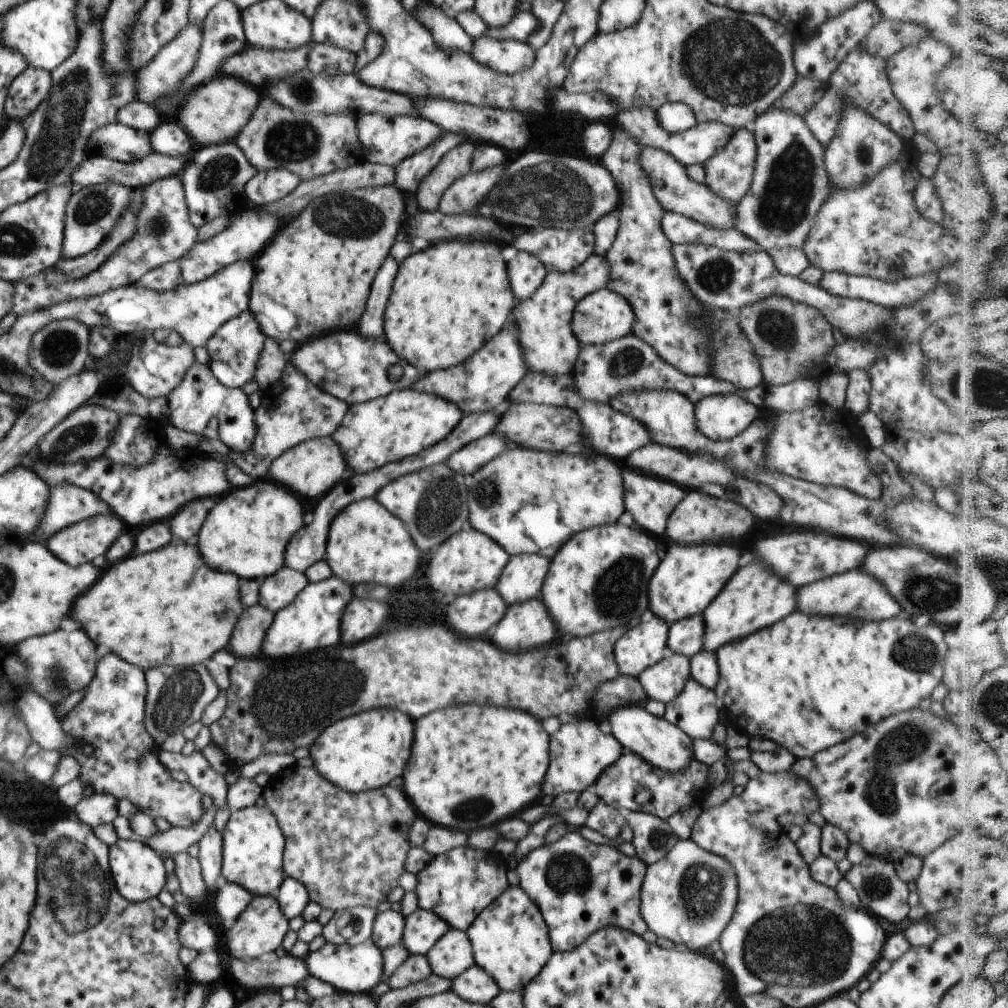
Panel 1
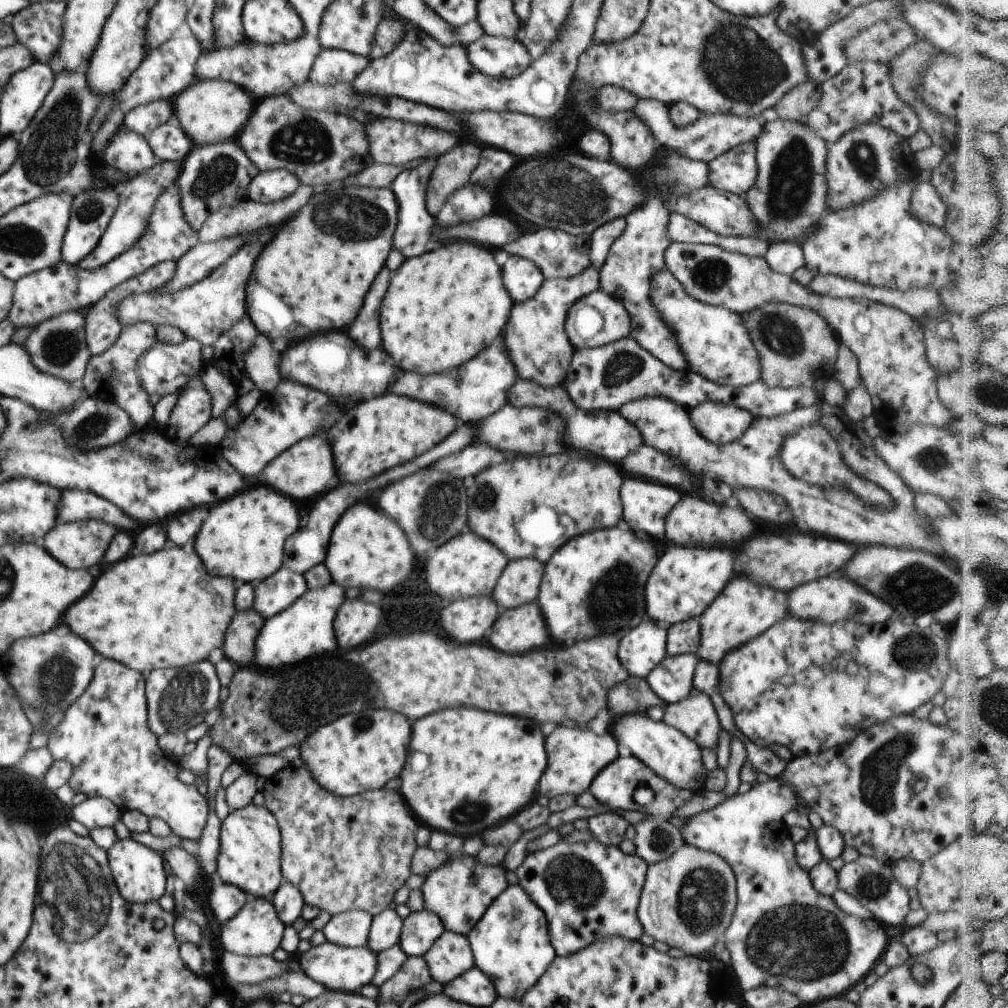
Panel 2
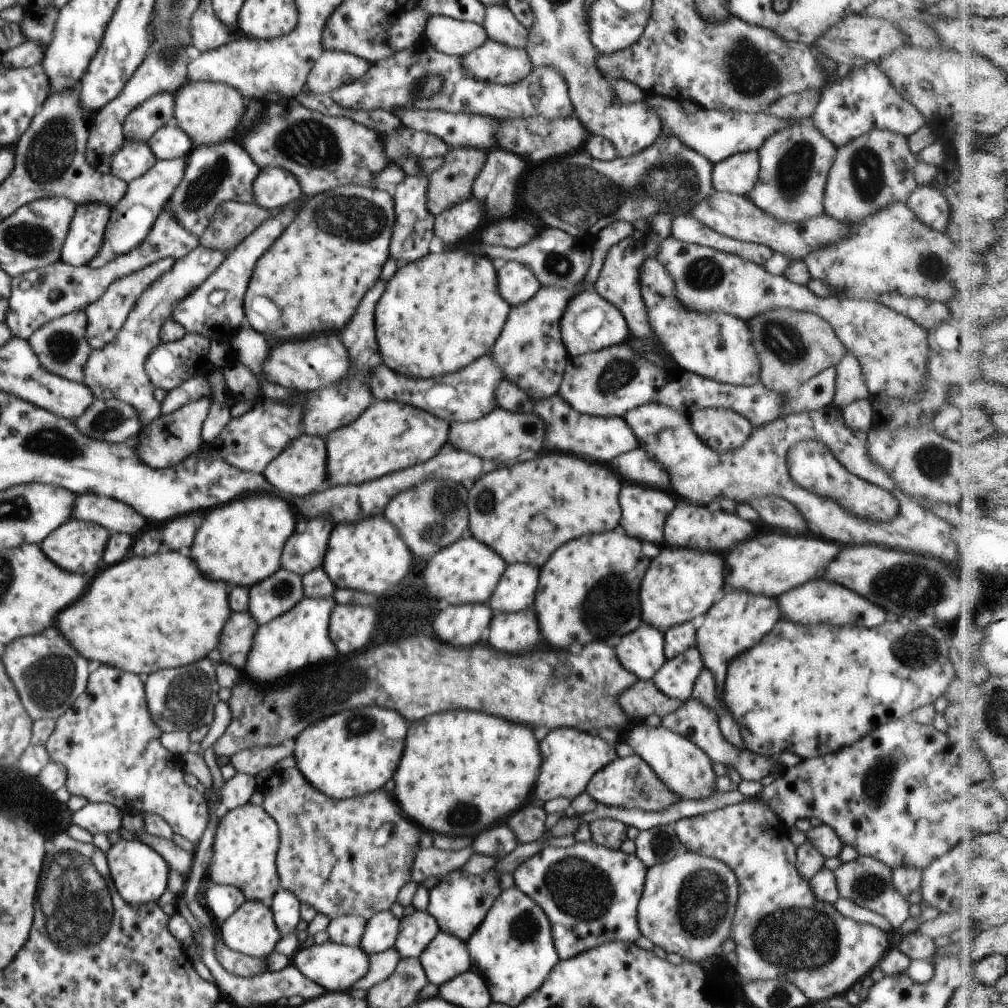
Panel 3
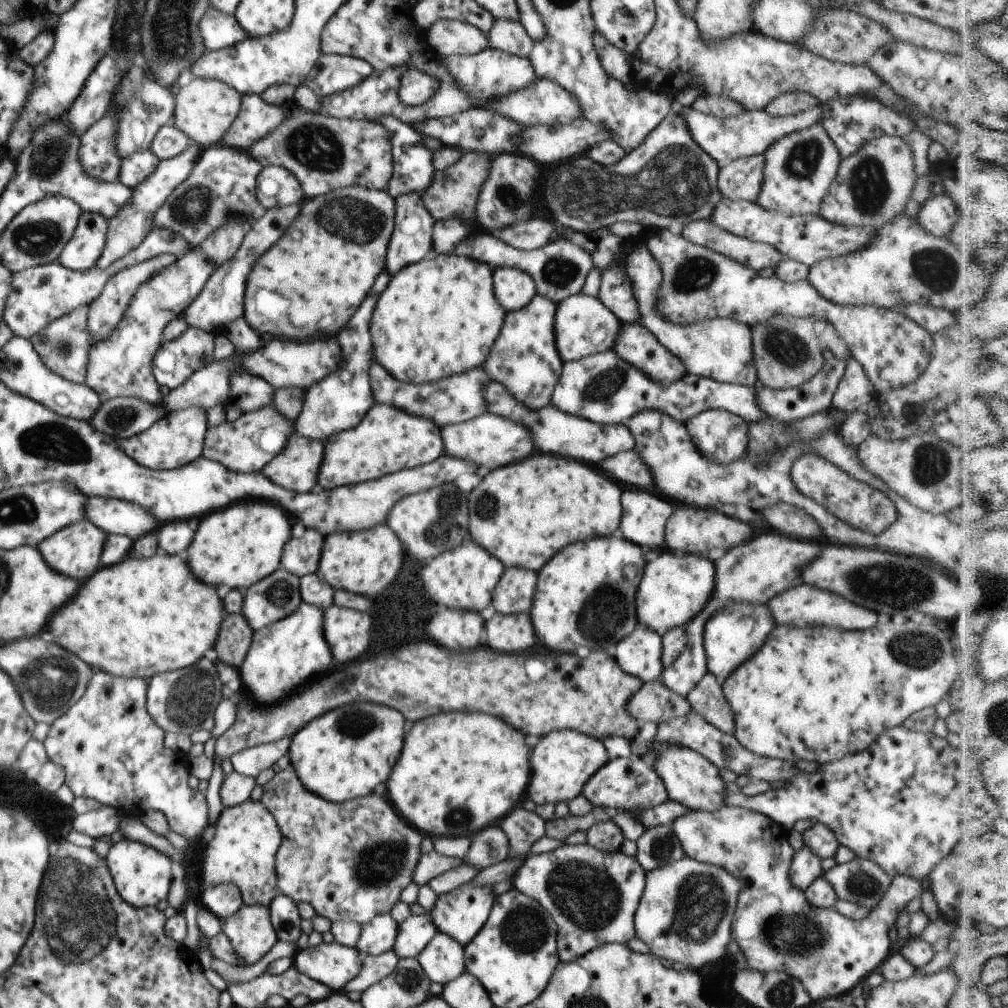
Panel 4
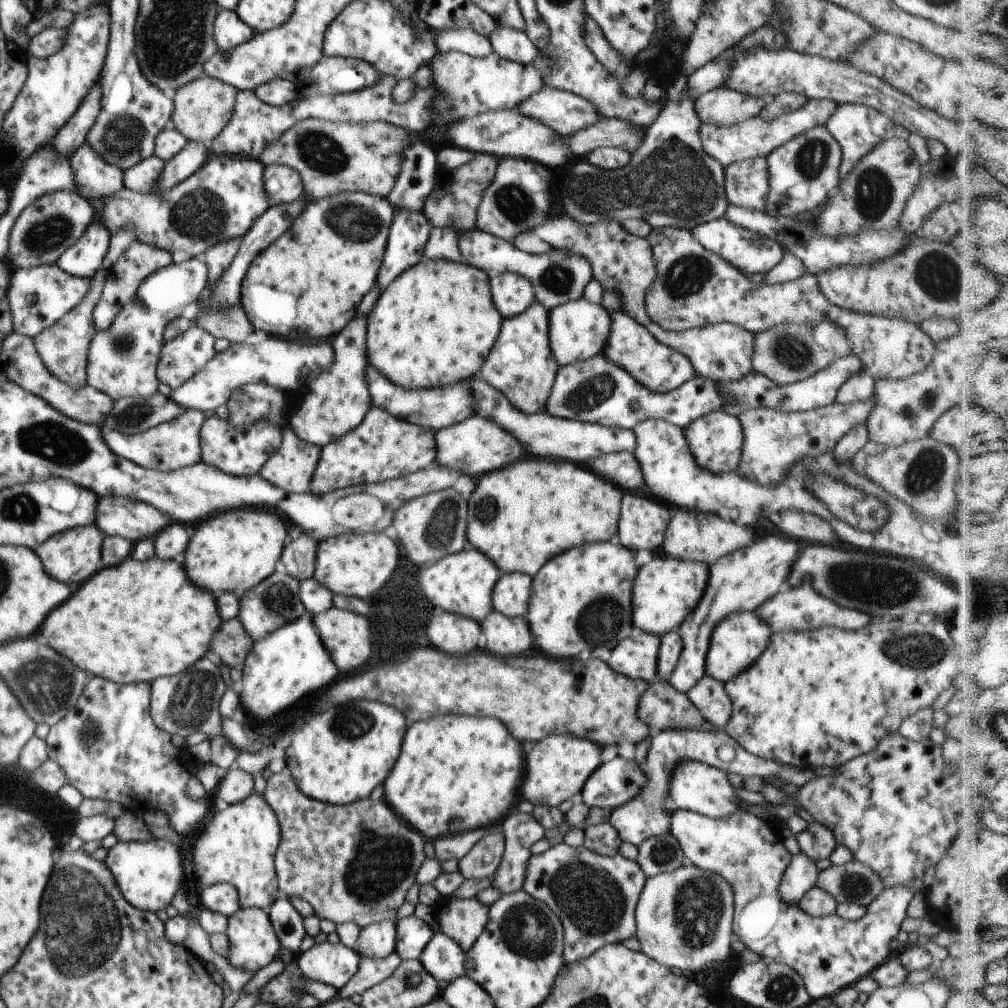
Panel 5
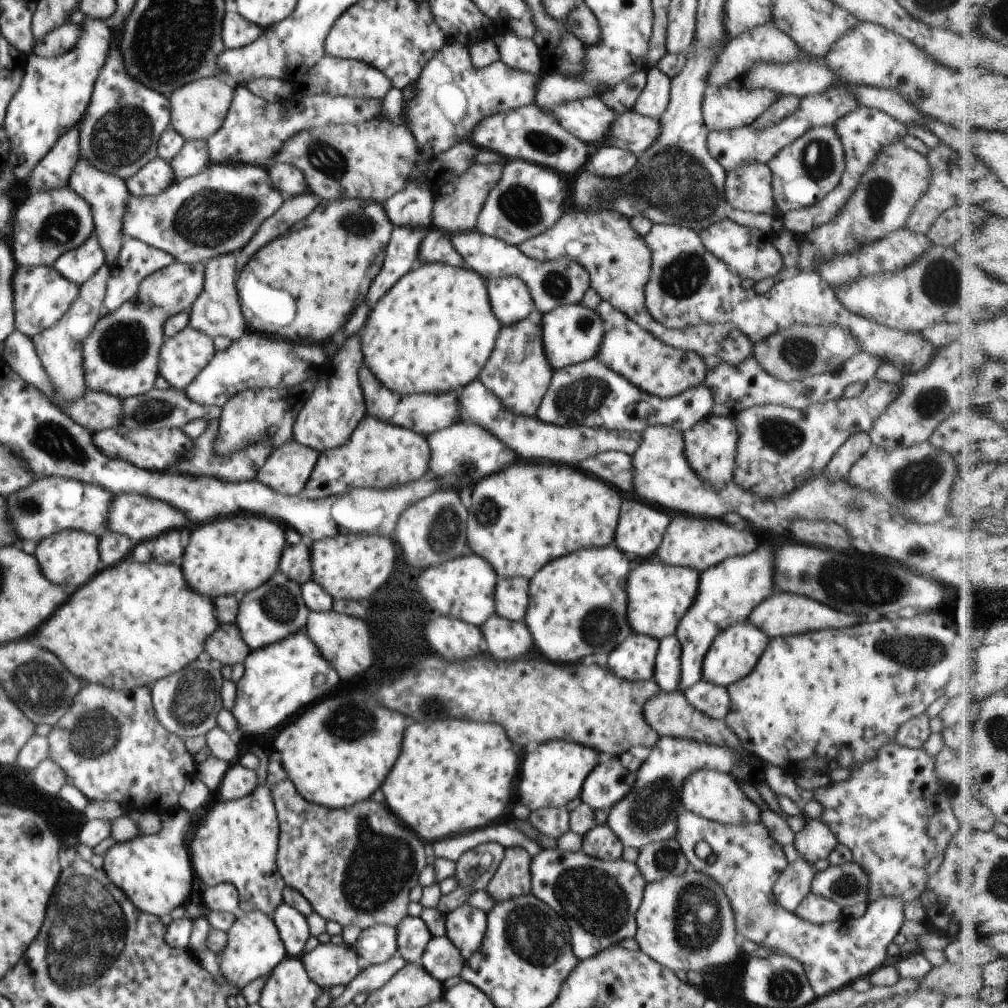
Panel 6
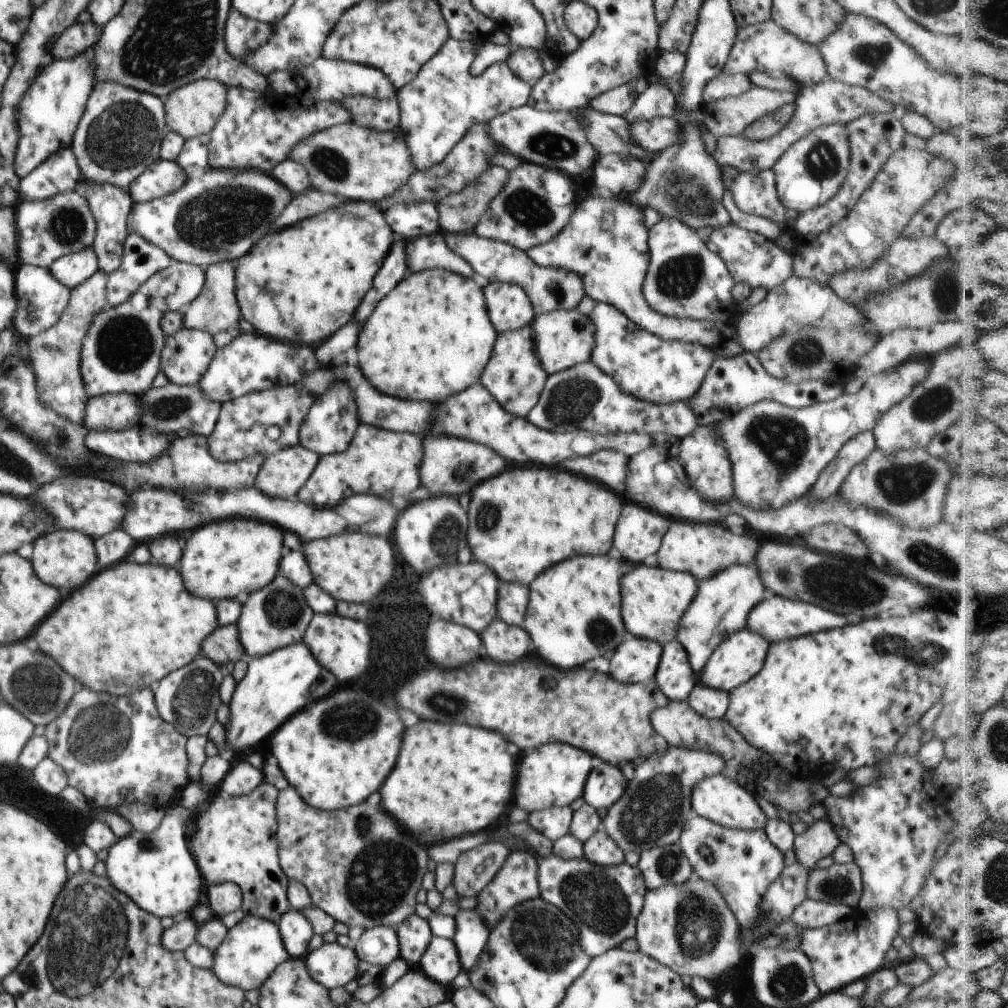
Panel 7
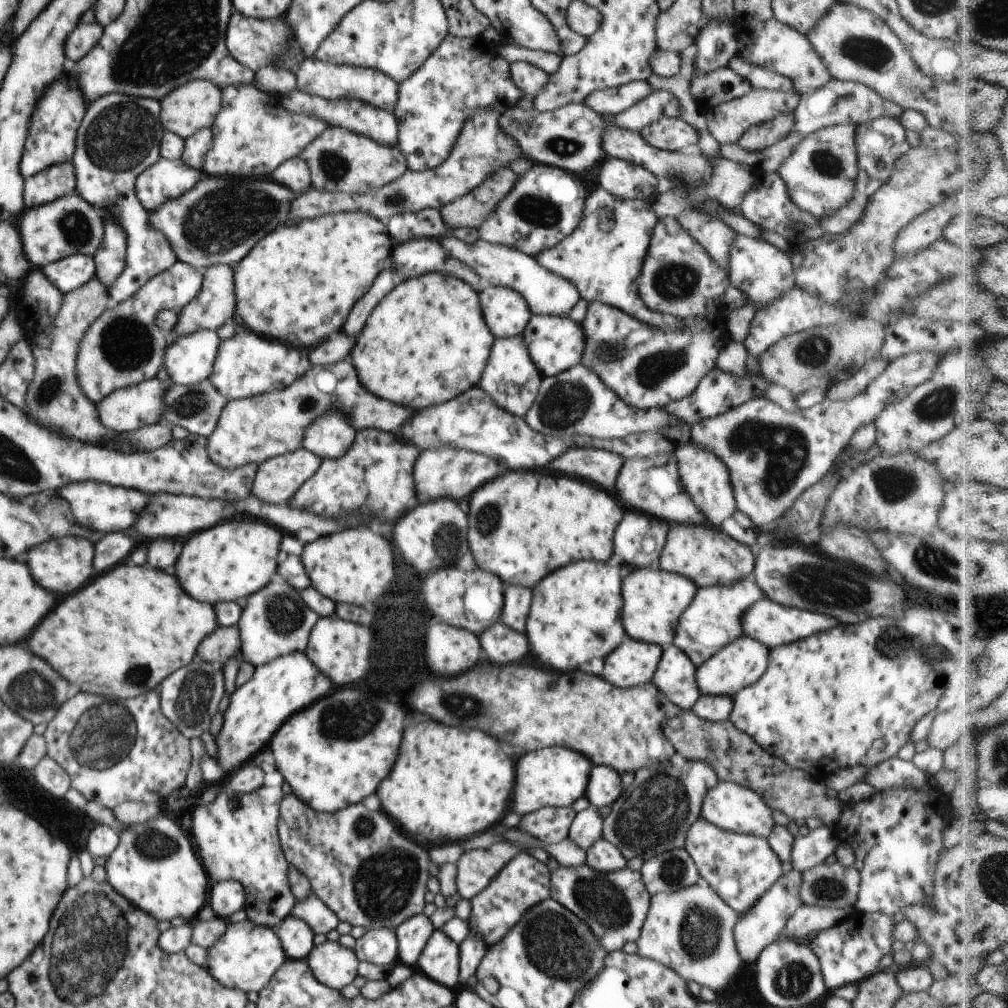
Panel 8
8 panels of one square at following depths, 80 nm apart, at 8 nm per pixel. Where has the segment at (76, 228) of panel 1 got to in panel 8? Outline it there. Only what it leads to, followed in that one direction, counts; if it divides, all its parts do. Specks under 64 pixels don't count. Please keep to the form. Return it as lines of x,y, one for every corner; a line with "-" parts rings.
74,254
55,261
41,269
46,278
64,295
84,286
95,276
93,256

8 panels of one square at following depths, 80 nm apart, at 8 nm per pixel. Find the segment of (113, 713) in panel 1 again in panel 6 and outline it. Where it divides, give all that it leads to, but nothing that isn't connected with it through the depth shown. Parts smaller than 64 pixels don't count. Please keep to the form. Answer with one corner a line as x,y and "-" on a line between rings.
85,683
78,691
78,694
73,698
72,704
66,711
66,714
52,727
50,733
47,735
49,740
49,758
52,759
62,770
66,773
67,782
75,786
90,800
114,800
118,802
125,810
132,808
140,808
142,810
150,810
158,814
163,811
174,811
180,808
179,794
184,790
188,779
192,774
196,774
196,764
193,756
185,747
185,741
177,734
169,731
158,719
153,707
153,700
151,697
151,687
136,687
127,691
115,691
114,689
106,688
102,685
94,683

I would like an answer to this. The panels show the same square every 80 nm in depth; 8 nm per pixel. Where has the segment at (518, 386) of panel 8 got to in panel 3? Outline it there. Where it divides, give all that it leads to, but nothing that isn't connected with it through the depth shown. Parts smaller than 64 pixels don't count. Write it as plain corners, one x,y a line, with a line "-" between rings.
586,280
574,288
542,286
531,300
511,306
504,329
490,354
504,370
506,380
532,394
532,398
550,398
558,393
570,358
562,341
560,322
568,302
584,292
584,288
588,288

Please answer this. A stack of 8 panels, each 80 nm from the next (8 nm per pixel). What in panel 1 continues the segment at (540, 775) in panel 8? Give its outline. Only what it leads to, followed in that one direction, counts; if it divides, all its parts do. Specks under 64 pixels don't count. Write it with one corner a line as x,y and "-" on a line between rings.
580,718
577,724
562,724
560,730
550,736
550,768
547,770
543,796
559,796
568,792
582,793
592,788
600,774
615,764
623,753
623,747
612,734
606,734
599,728
599,721

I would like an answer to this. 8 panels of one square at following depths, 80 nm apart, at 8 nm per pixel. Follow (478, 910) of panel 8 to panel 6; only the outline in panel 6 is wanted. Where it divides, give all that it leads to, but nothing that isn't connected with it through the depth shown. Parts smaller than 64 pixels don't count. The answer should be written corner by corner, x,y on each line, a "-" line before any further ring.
522,847
505,849
505,855
485,891
495,904
531,894
530,853

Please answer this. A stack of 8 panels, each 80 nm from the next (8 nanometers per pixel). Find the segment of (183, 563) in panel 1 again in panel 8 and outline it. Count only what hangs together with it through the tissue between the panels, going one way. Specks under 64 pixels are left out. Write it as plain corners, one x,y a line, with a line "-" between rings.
116,566
112,568
110,572
98,576
96,580
92,580
88,586
80,588
76,594
64,598
42,622
40,626
36,626
36,630
32,632
32,642
28,638
28,648
32,654
40,656
42,660
46,660
64,680
68,680
70,685
74,688
74,691
83,691
84,693
93,693
94,695
106,696
106,698
135,698
144,694
145,691
158,689
160,682
165,680
172,672
176,672
180,668
188,666
190,662
194,661
197,656
197,650
199,645
207,638
216,628
217,624
214,605
208,602
199,602
198,600
192,600
178,584
178,580
174,576
168,576
164,574
162,570
154,570
154,568
148,568
148,566

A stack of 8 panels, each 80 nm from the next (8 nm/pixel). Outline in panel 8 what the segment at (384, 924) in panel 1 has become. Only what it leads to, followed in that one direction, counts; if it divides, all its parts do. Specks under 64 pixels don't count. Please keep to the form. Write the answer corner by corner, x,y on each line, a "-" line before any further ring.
390,928
371,929
360,939
356,939
353,952
358,961
370,962
378,966
394,966
399,962
398,940

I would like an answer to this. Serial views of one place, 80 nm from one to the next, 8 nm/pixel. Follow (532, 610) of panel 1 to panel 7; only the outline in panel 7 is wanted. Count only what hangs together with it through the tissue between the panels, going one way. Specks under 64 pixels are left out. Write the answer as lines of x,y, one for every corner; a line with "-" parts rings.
497,618
480,636
488,650
487,657
498,662
516,662
524,658
532,641
523,627
510,626

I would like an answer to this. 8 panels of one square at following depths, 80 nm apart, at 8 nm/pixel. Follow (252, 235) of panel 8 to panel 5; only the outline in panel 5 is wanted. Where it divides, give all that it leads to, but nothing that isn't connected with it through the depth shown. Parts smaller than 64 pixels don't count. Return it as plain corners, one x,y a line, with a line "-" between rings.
210,154
201,168
198,168
192,176
174,186
172,190
164,190
158,196
133,192
128,188
120,188
120,192
104,196
104,198
86,198
82,196
95,216
100,216
105,228
110,232
122,230
132,226
138,241
173,253
178,250
187,252
190,257
202,257
206,250
214,244
232,240
232,238
244,237
244,234
254,225
271,206
268,194
264,194
262,174
265,166
254,158
245,158
238,154

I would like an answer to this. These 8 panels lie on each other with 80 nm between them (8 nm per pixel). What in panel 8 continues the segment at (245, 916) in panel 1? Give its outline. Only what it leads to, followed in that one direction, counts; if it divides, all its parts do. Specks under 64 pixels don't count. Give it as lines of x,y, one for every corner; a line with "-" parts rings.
249,919
244,922
227,923
227,926
222,938
207,950
206,962
201,968
225,988
242,990
246,994
259,993
270,982
278,968
288,960
276,929
261,926

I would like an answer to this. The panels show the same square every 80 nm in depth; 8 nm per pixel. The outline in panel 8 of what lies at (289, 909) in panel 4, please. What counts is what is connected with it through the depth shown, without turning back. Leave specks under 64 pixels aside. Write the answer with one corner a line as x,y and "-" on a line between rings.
286,916
276,928
284,953
289,959
306,959
308,954
315,948
314,932
304,920

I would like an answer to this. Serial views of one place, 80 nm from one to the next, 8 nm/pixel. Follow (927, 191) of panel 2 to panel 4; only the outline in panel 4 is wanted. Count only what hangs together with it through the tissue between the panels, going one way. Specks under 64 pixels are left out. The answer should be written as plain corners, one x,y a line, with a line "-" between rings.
944,193
936,194
934,198
922,204
915,220
922,226
924,232
941,238
948,237
952,226
955,226
958,220
956,206

